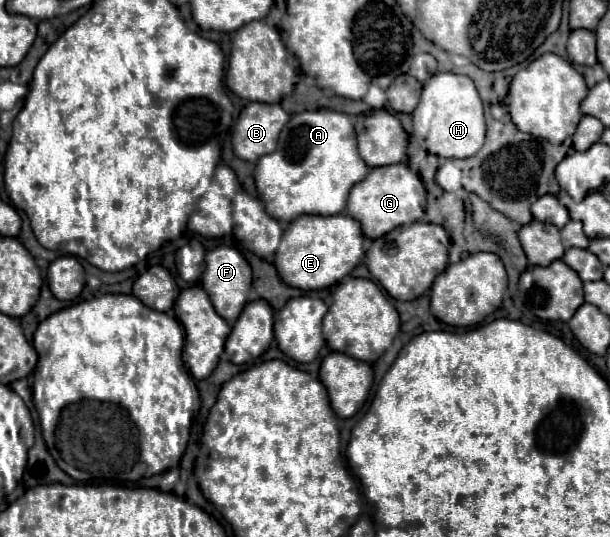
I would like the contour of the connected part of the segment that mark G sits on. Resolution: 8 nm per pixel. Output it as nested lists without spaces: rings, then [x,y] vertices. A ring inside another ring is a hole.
[[[405,163],[385,165],[383,169],[371,169],[371,173],[363,181],[353,185],[347,199],[347,215],[355,217],[355,221],[361,223],[365,237],[383,237],[383,233],[389,233],[399,225],[421,221],[425,215],[425,195],[427,191],[421,179]]]

